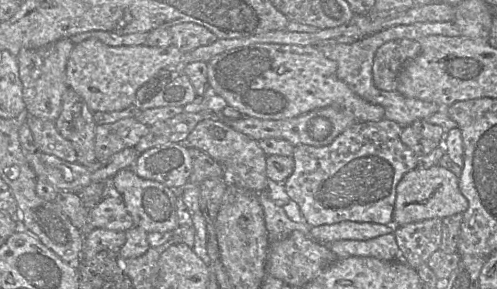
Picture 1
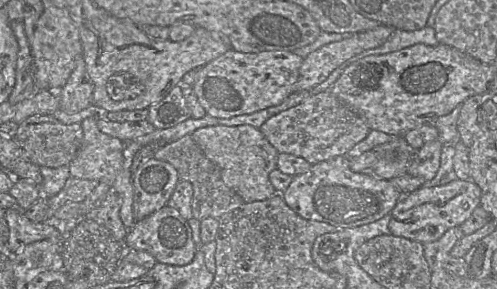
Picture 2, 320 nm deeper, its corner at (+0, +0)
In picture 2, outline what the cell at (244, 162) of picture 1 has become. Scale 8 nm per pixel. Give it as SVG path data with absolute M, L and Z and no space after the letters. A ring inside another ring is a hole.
M251 125L207 126L197 129L191 136L205 156L219 167L225 185L240 195L245 203L264 201L277 193L269 174L277 169L279 152L260 129Z

